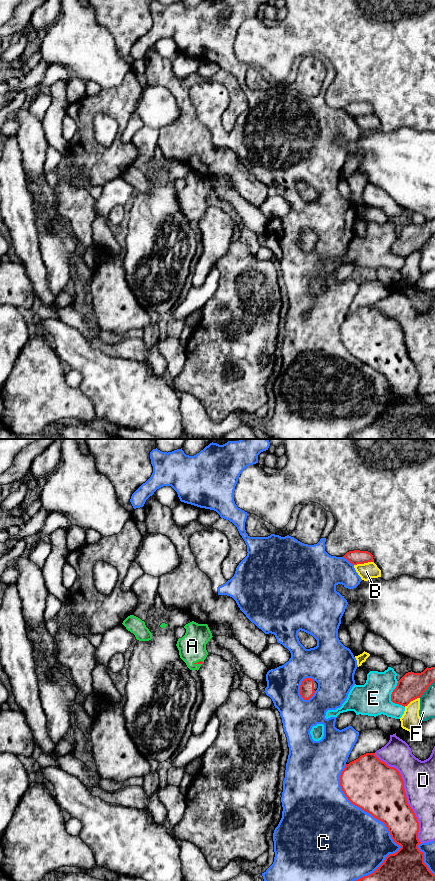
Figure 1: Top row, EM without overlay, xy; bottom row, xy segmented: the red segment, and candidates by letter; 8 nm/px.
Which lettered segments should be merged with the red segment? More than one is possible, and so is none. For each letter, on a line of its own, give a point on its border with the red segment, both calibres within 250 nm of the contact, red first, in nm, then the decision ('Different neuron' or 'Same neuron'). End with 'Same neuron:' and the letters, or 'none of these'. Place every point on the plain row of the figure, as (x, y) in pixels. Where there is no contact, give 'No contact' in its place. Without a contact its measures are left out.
A: Touches red at xy (197, 214). Thickness 30 nm (red) against 220 nm. Same neuron
B: Touches red at xy (363, 115). Thickness 120 nm (red) against 140 nm. Different neuron
C: Touches red at xy (386, 378). Thickness 360 nm (red) against 460 nm. Different neuron
D: Touches red at xy (405, 347). Thickness 420 nm (red) against 260 nm. Different neuron
E: Touches red at xy (391, 249). Thickness 220 nm (red) against 280 nm. Different neuron
F: Touches red at xy (426, 241). Thickness 220 nm (red) against 130 nm. Different neuron
Same neuron: A

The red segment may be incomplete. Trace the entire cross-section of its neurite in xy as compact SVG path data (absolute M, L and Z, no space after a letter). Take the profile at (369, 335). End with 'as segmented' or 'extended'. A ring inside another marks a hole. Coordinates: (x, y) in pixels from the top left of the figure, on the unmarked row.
M366 305L358 311L346 316L340 327L340 338L348 352L363 363L383 374L390 384L393 393L401 400L394 406L385 409L384 414L371 426L353 433L349 439L435 439L435 427L424 415L424 405L418 400L419 374L407 353L404 333L400 324L381 313L375 305Z | as segmented

